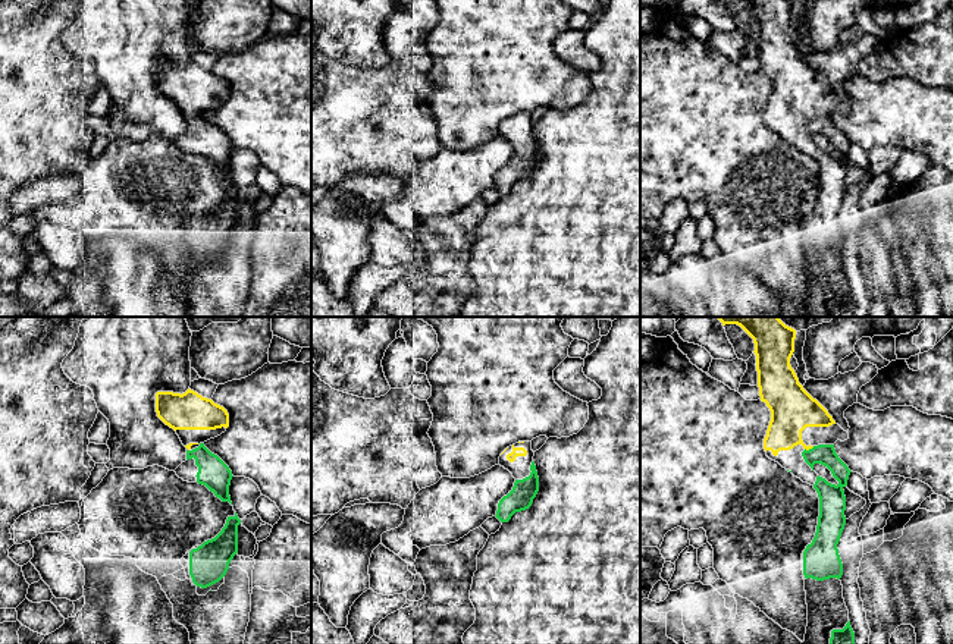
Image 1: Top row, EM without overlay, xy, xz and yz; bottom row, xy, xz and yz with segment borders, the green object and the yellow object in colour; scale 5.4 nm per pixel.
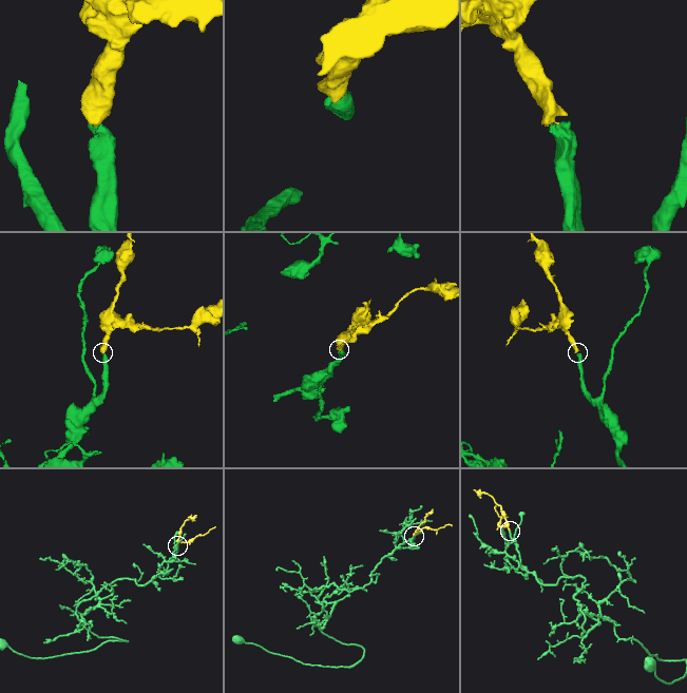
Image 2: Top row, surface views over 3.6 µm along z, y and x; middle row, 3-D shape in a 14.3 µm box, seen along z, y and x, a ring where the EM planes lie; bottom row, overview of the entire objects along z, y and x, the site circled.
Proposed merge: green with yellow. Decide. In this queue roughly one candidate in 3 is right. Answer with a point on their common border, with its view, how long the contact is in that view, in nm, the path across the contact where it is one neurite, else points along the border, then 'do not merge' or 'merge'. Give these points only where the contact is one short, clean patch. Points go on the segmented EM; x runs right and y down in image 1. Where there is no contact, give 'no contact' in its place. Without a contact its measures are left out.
yz (809, 449) | 60 nm | across yz (825, 455), (809, 449), (792, 433), (792, 408) | merge

